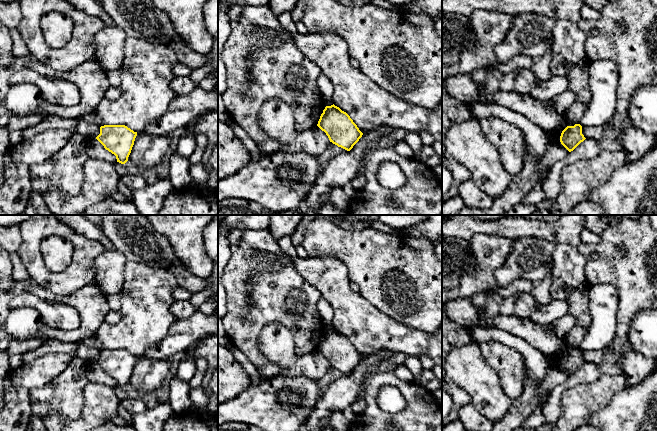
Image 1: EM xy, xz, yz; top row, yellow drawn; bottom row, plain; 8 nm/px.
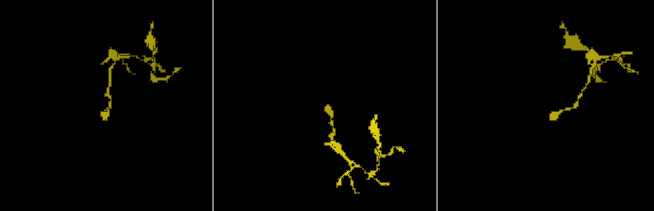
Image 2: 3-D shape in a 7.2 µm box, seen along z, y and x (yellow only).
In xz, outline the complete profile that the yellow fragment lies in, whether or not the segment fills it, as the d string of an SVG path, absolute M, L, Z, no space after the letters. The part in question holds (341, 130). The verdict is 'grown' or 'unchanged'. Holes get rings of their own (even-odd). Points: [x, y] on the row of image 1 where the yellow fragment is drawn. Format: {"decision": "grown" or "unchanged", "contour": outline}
{"decision": "unchanged", "contour": "M334 104L325 107L317 126L326 133L330 142L347 151L363 135L350 116Z"}

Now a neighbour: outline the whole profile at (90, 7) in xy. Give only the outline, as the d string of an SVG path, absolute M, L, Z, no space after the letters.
M66 0L66 1L70 2L77 9L87 13L88 15L101 19L105 25L116 26L116 23L94 0Z

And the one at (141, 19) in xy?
M101 0L102 8L128 37L170 46L182 43L167 13L151 0Z

